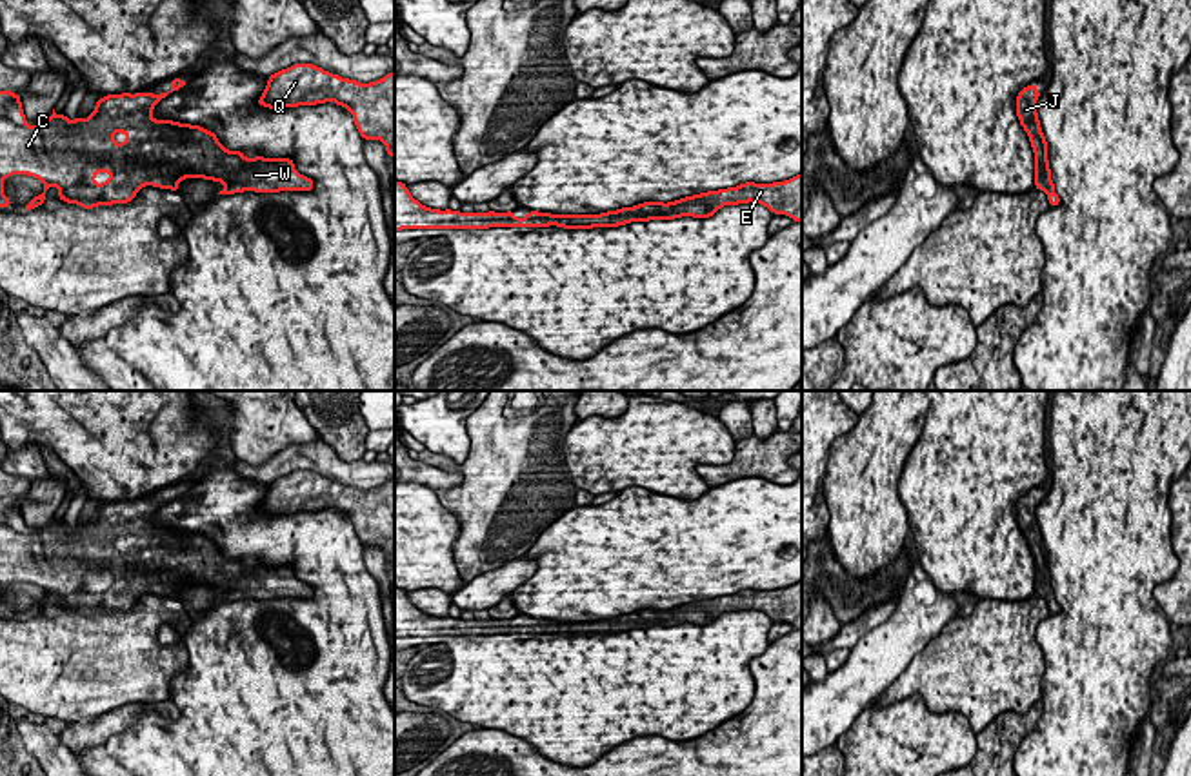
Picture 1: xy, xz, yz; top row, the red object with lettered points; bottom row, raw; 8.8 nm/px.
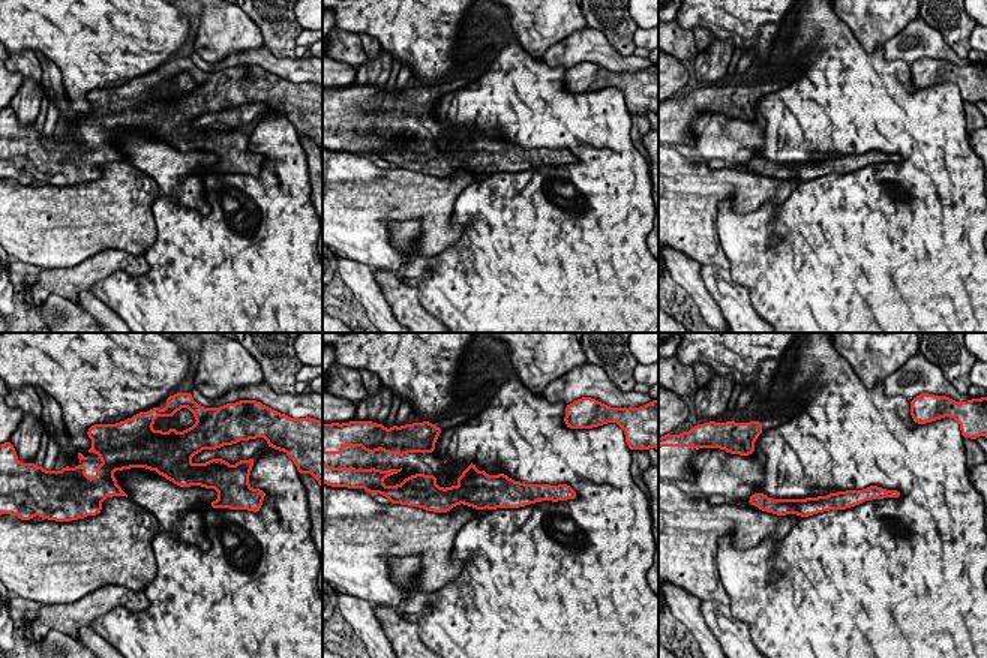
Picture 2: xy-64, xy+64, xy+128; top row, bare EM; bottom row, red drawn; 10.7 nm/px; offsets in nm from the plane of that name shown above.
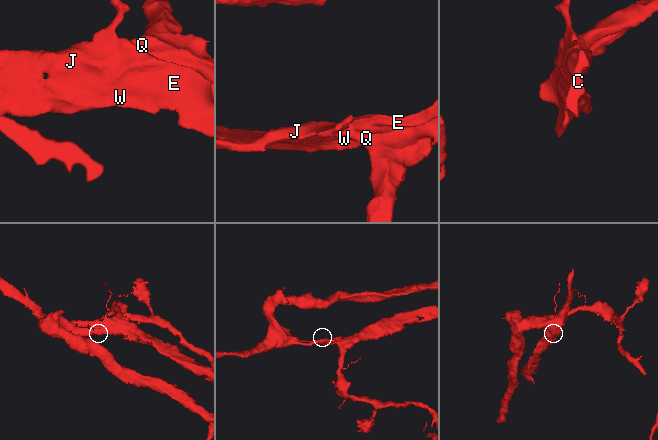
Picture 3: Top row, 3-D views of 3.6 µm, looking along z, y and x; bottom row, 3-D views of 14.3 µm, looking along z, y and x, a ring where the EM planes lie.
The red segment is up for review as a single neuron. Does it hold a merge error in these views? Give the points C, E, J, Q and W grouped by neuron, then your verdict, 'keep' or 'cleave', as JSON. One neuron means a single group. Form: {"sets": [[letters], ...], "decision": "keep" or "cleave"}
{"sets": [["C", "E", "J", "Q", "W"]], "decision": "keep"}

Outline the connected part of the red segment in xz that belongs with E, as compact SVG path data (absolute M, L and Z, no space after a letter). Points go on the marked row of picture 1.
M802 174L784 182L755 184L707 191L675 202L644 202L600 214L551 214L531 211L524 218L507 213L440 211L415 200L404 182L395 182L395 231L402 229L489 229L489 227L618 227L631 222L675 220L682 216L709 218L724 205L760 204L773 214L802 222Z

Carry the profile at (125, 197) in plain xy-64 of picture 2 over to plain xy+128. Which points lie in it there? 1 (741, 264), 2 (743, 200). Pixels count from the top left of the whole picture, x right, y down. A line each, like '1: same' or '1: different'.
1: different
2: same

